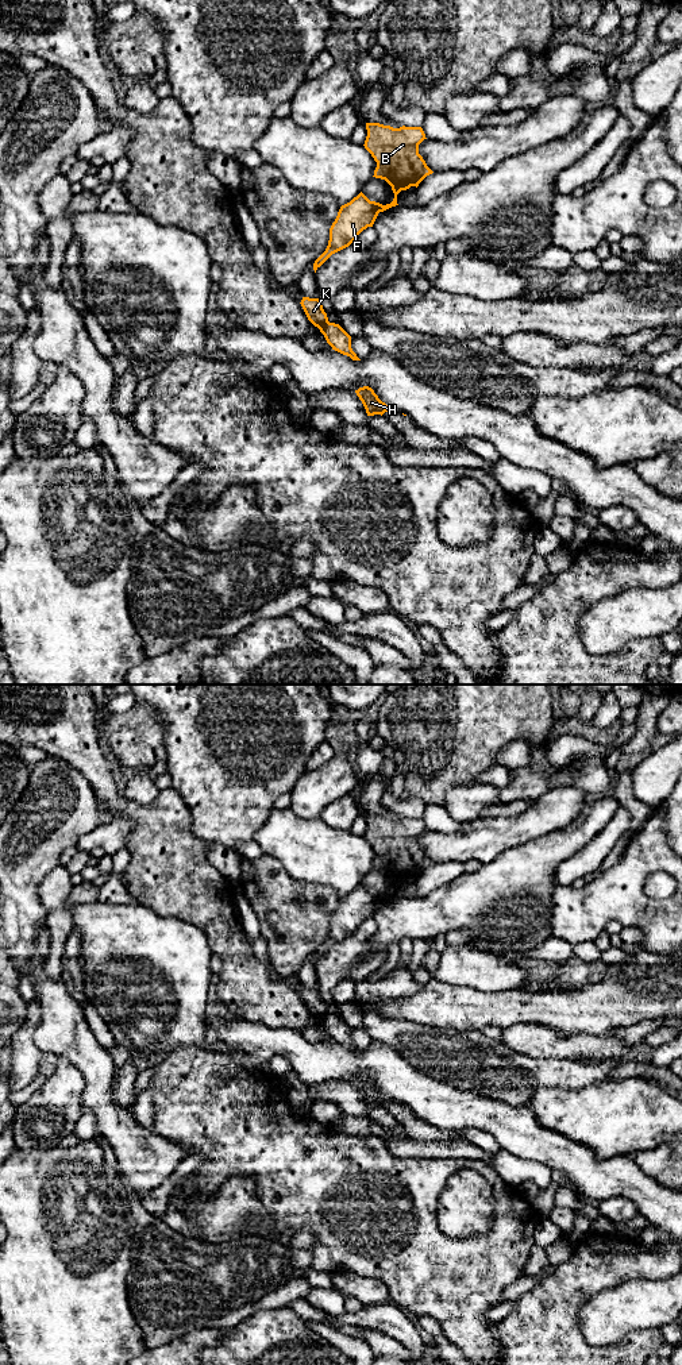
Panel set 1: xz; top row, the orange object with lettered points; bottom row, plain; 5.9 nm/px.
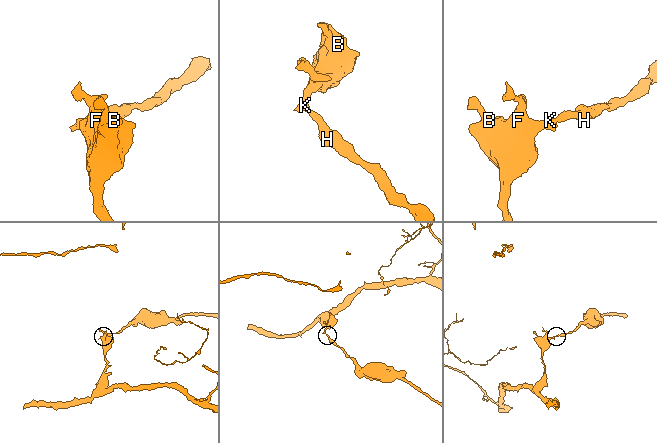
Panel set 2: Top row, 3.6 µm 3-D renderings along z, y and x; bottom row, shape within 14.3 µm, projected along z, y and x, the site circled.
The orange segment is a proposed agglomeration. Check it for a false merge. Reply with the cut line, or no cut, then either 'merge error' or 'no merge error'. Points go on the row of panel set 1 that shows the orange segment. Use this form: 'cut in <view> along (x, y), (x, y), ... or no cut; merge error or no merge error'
cut in xz along (327, 320), (319, 328); merge error

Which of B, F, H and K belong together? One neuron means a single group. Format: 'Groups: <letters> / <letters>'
Groups: B F K / H

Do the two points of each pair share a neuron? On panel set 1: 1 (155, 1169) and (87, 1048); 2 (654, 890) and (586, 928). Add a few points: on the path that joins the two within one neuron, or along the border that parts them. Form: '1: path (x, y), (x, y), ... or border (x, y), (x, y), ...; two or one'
1: path (128, 1140), (99, 1101), (97, 1078); one
2: border (648, 874), (644, 893), (652, 898), (667, 899); two

